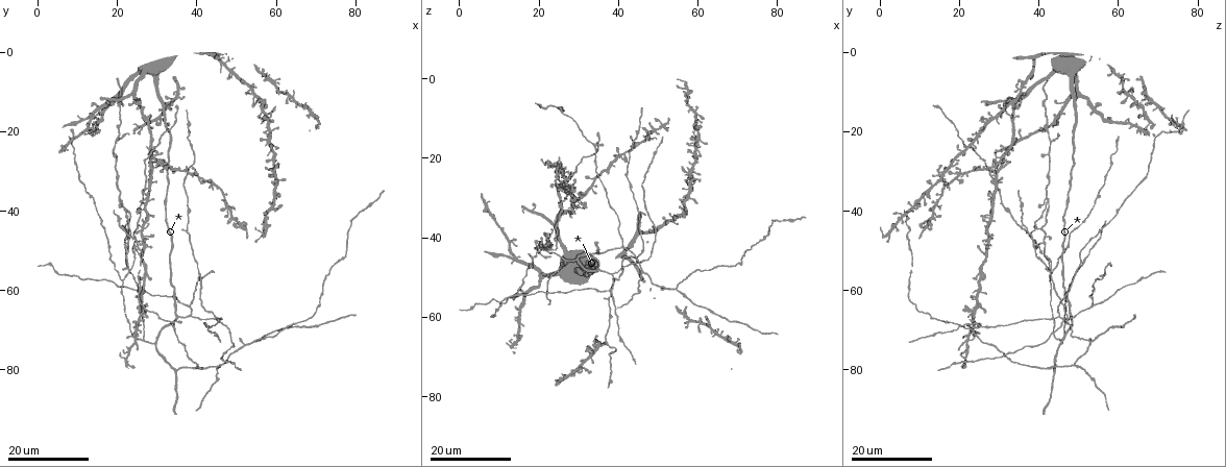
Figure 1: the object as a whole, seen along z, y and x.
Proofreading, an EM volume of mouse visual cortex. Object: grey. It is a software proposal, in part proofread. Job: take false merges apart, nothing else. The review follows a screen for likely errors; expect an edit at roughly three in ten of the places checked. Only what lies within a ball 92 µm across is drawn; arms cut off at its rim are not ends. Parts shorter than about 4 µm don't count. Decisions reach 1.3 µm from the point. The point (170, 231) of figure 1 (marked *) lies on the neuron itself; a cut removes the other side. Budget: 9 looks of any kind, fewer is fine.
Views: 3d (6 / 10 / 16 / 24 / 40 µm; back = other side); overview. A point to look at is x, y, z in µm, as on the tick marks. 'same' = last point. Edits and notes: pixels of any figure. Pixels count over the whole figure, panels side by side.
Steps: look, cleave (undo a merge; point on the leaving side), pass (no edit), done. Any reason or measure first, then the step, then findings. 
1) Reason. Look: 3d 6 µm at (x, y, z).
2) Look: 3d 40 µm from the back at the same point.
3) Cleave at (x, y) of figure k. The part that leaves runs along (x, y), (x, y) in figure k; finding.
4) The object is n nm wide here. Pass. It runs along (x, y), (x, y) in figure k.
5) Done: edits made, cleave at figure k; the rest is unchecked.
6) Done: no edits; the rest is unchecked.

A fork. Look: 3d 16 µm at (44.5, 67.0, 45.5).

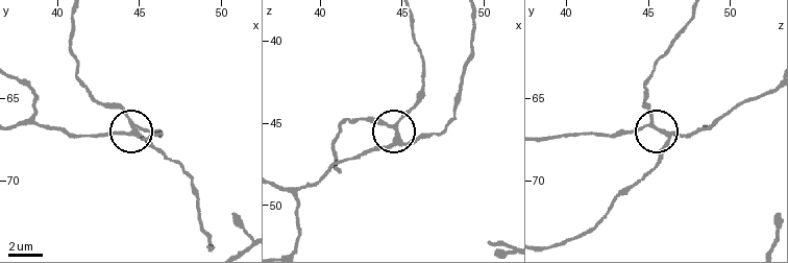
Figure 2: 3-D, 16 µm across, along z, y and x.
Look: 3d 6 µm at (44.4, 66.5, 45.2).

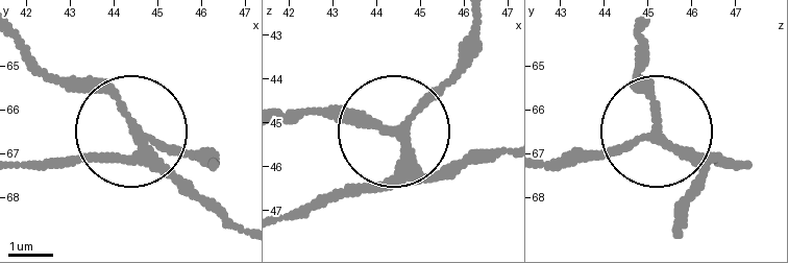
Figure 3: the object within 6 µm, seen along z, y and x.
3 arms meet here. Pass. All the same neuron.

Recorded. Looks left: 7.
Arms part here. Look: 3d 24 µm at (34.5, 80.0, 43.5).

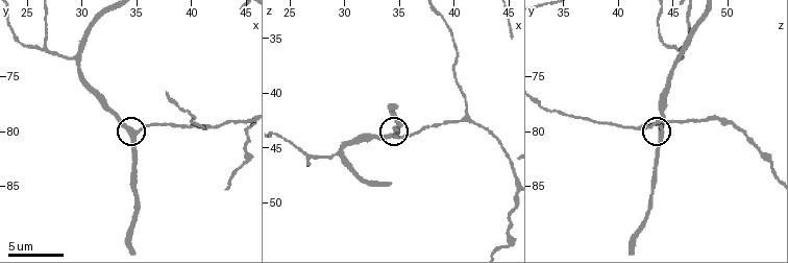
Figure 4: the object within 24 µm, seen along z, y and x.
Zoom in. Look: 3d 10 µm at (34.8, 80.2, 43.8).

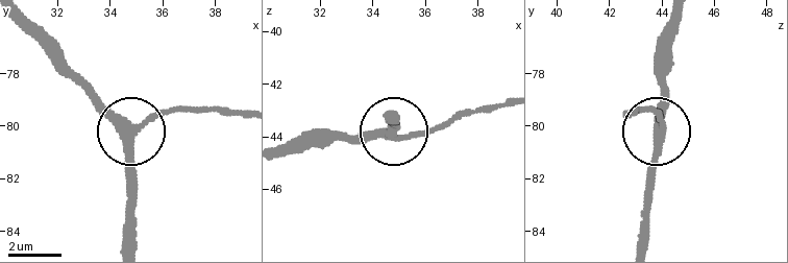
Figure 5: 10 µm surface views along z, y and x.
From behind. Look: 3d 10 µm from the back at (34.8, 80.3, 44.1).

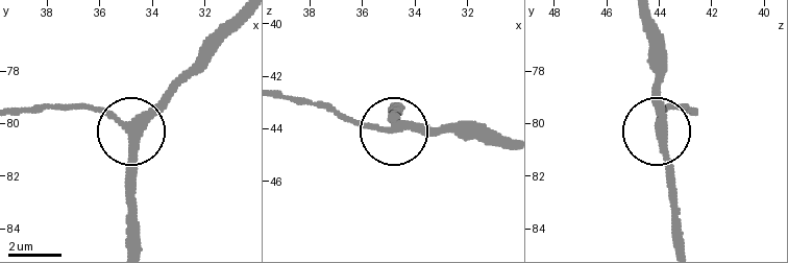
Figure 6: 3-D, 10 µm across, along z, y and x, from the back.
Pass. It runs along (641, 19), (668, 205) in figure 6; all the same neuron.

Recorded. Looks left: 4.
A fork. Look: 3d 16 µm at (37.5, 63.5, 53.0).

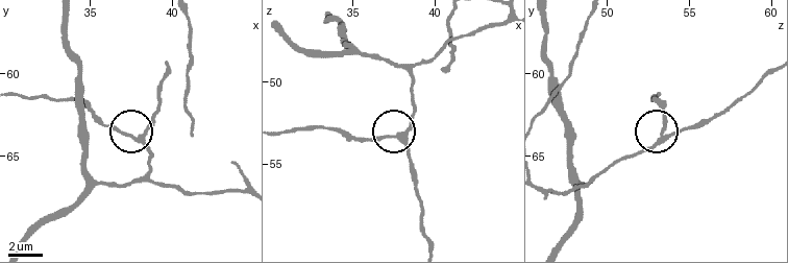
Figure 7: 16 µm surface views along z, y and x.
Closer look. Look: 3d 10 µm at (37.9, 63.9, 53.3).

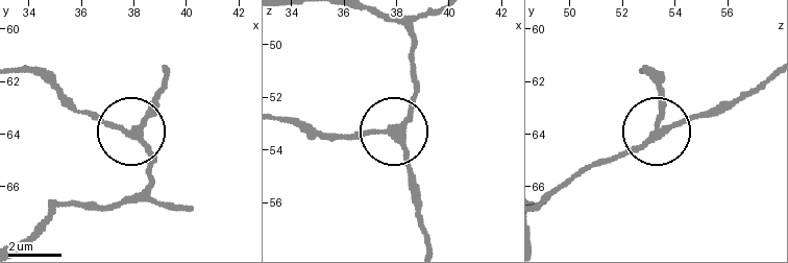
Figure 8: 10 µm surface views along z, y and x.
The object is 220 nm wide here. Pass. It runs along (393, 19), (414, 46), (414, 99), (395, 140), (418, 191) in figure 8; continuous, no second neuron.

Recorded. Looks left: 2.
Four arms meet. Look: 3d 24 µm at (23.0, 55.0, 43.0).

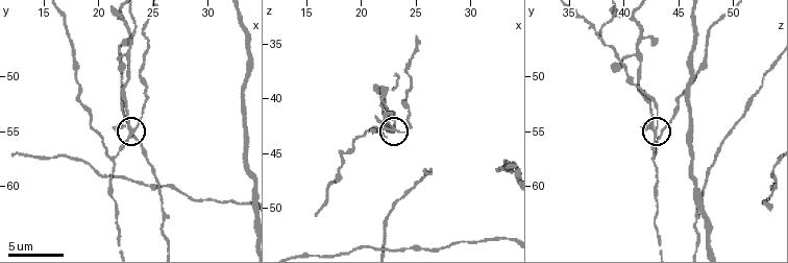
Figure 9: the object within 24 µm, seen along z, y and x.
Look: 3d 6 µm at (23.2, 54.8, 42.8).

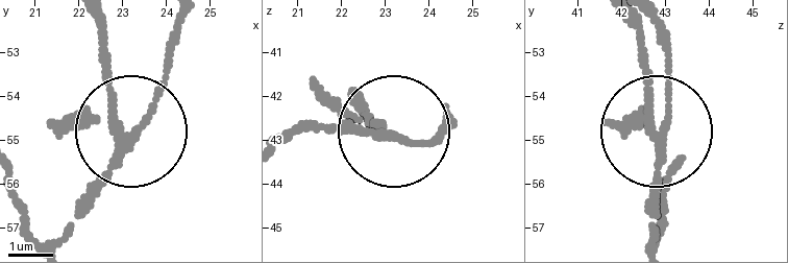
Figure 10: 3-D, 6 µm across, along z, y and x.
4 arms meet here. Cleave at (59, 134) of figure 10. The part that leaves runs along (124, 138), (101, 18) in figure 10; two neurons meet here.

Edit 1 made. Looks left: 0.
Done: edits made, cleave at figure 10; the rest is unchecked.

